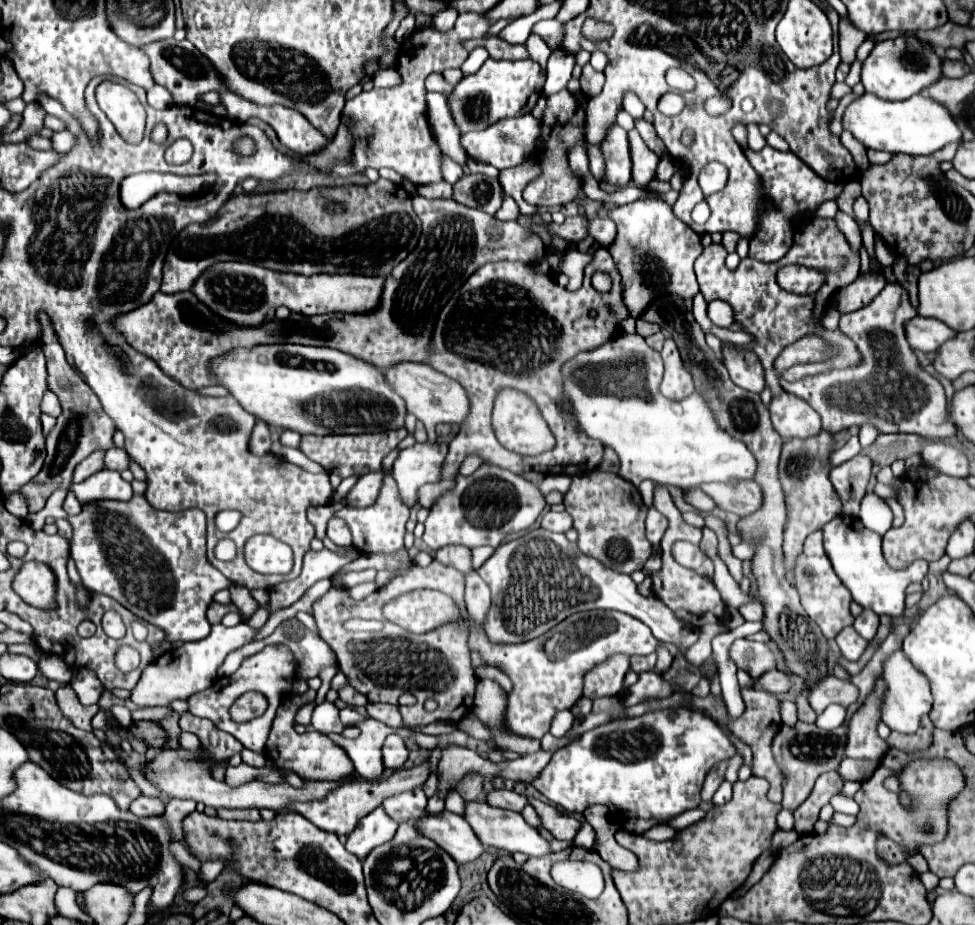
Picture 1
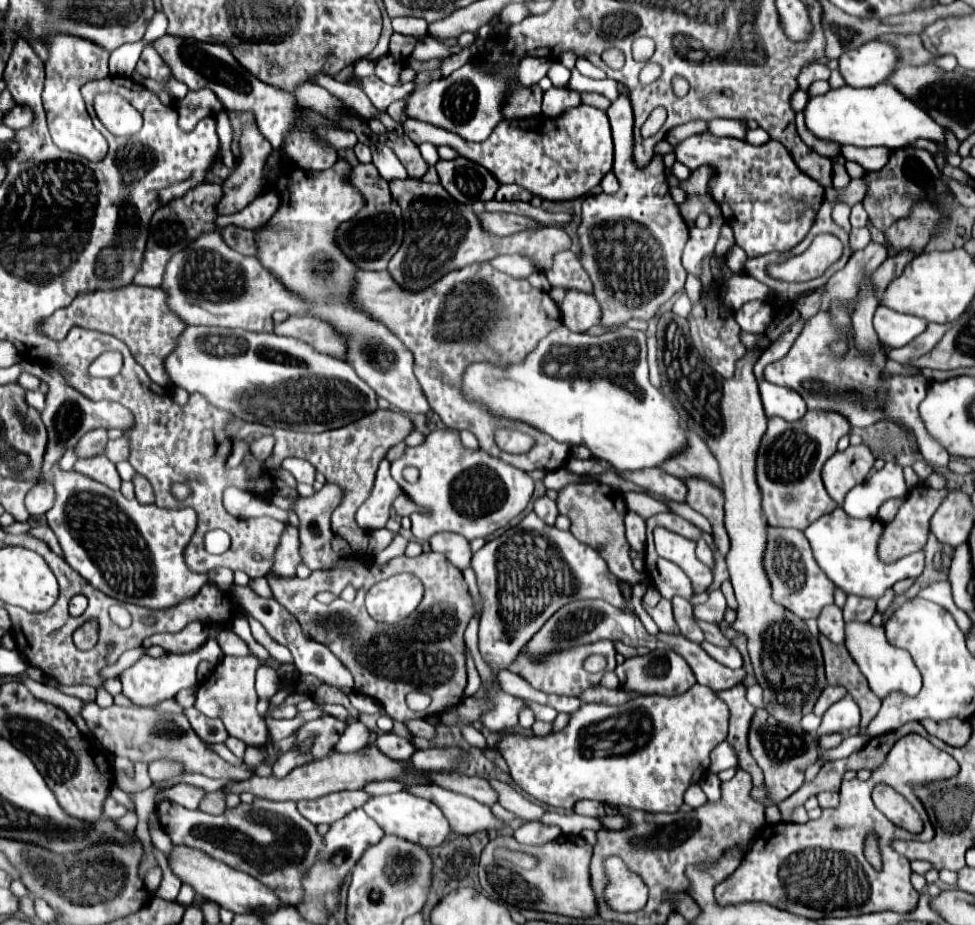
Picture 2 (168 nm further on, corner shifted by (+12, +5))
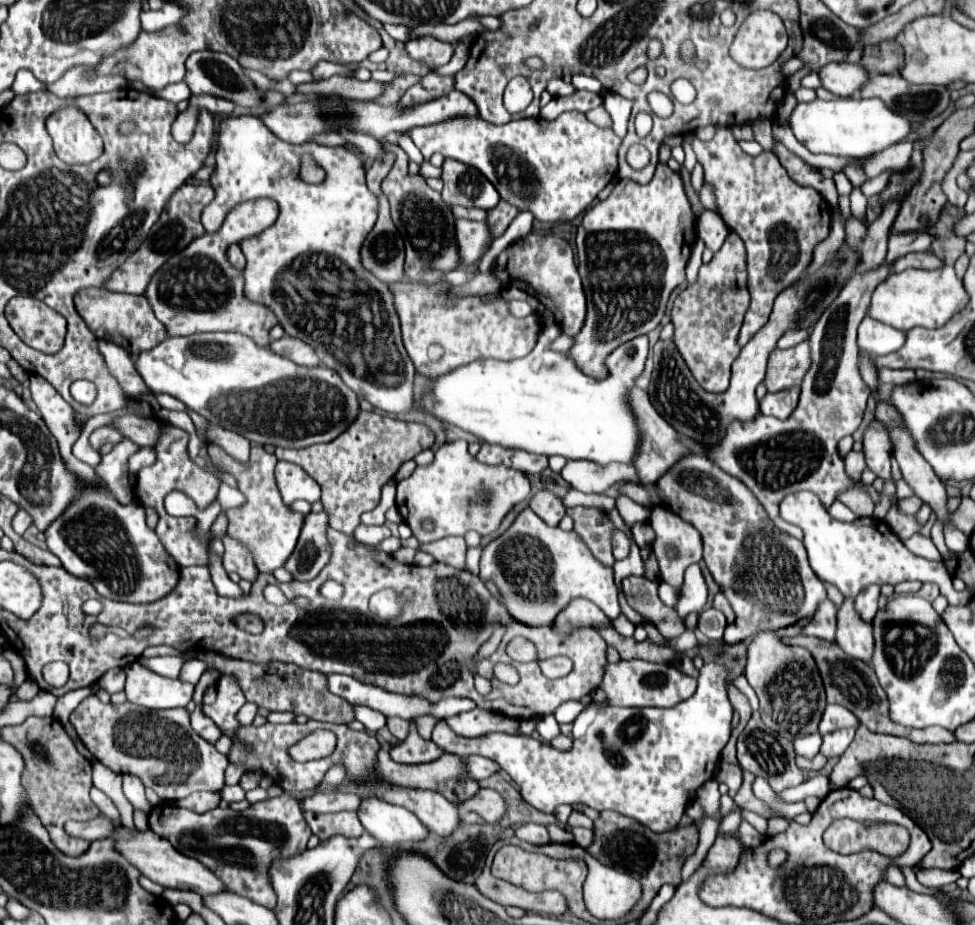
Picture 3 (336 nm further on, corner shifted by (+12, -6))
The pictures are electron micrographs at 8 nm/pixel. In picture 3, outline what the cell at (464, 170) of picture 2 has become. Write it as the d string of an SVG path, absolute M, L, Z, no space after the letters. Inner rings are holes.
M444 160L442 198L450 206L490 210L500 202L496 188L472 166L458 160Z

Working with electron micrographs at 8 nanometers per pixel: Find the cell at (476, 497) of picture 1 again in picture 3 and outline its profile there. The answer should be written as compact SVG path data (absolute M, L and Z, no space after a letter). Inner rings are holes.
M456 440L456 442L446 442L442 444L436 454L434 462L428 466L416 466L414 474L410 478L404 478L398 482L398 492L396 492L396 504L398 510L404 518L404 522L412 528L412 534L420 544L440 540L444 536L466 536L466 532L476 530L480 536L488 536L498 530L506 514L516 506L516 502L522 502L530 496L530 482L528 478L514 470L514 482L512 482L512 470L508 466L490 466L476 462L474 456L468 454L468 442L466 440ZM424 518L430 518L434 522L434 532L424 532L420 522Z

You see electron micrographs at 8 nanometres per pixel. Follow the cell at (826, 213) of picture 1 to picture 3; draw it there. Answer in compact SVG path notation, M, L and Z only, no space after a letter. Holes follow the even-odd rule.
M886 172L886 174L880 174L880 176L872 178L872 180L866 180L866 182L862 184L862 194L864 194L866 198L880 194L880 190L886 186L888 178L890 178L890 172Z

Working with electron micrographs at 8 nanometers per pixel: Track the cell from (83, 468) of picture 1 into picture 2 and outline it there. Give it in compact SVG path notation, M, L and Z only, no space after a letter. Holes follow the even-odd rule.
M94 429L88 431L80 441L78 441L78 457L92 457L92 455L100 455L106 449L108 443L108 431L106 429Z

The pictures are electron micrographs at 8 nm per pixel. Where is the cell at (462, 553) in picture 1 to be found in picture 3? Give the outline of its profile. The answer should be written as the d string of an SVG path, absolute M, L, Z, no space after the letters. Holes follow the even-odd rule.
M448 536L448 538L440 538L436 542L430 542L430 544L422 544L420 550L432 554L436 558L436 562L444 562L454 568L464 568L466 542L460 536Z

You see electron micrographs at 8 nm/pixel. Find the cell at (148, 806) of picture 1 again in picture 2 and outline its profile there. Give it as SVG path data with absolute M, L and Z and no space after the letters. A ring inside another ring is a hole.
M108 797L104 801L104 809L102 811L104 811L104 817L110 819L110 821L116 821L116 819L120 819L126 813L126 809L120 803L116 803L112 797Z

